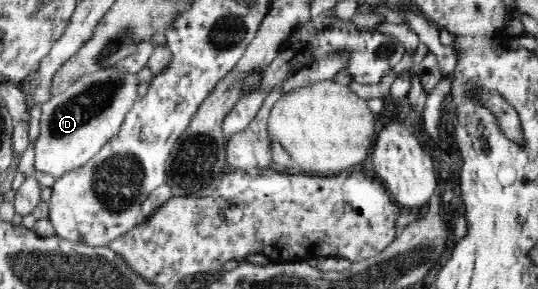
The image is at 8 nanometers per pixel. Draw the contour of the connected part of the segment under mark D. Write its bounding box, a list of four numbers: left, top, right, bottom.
[35,67,139,180]

